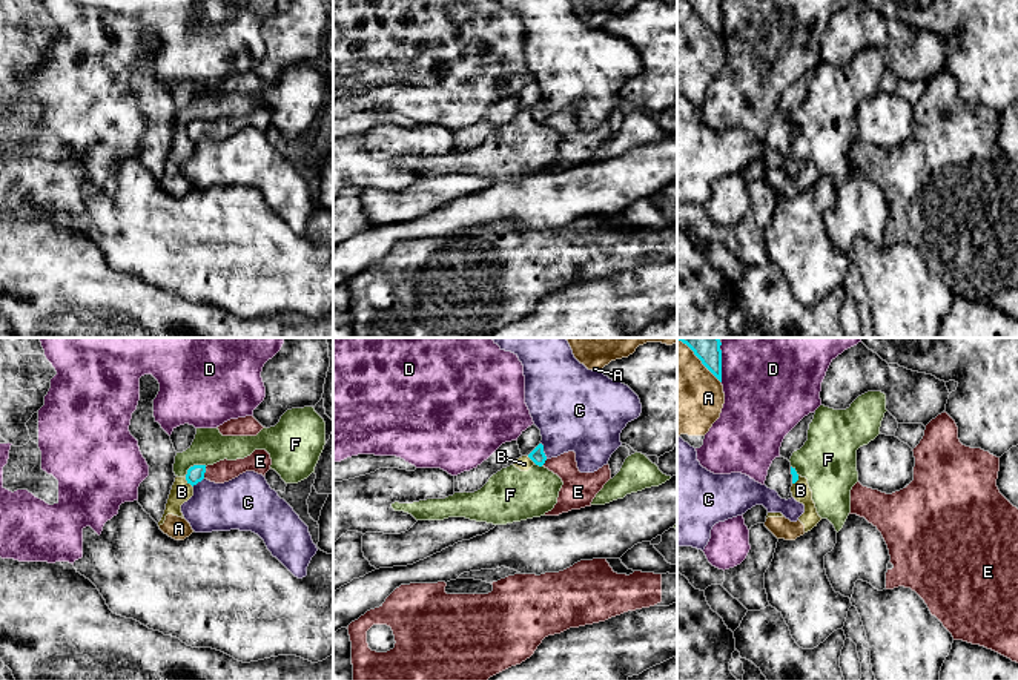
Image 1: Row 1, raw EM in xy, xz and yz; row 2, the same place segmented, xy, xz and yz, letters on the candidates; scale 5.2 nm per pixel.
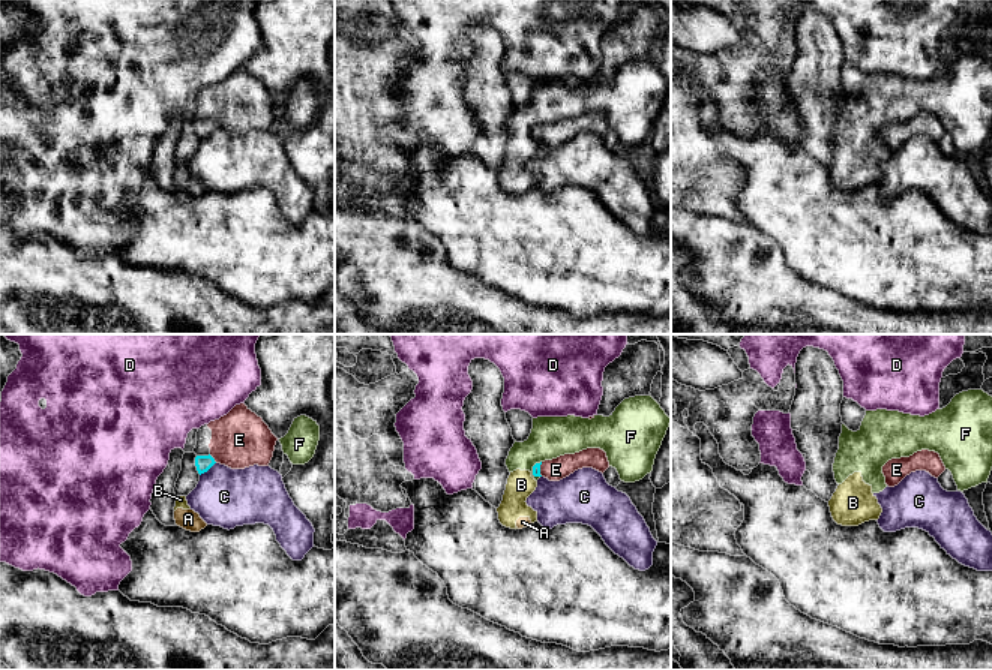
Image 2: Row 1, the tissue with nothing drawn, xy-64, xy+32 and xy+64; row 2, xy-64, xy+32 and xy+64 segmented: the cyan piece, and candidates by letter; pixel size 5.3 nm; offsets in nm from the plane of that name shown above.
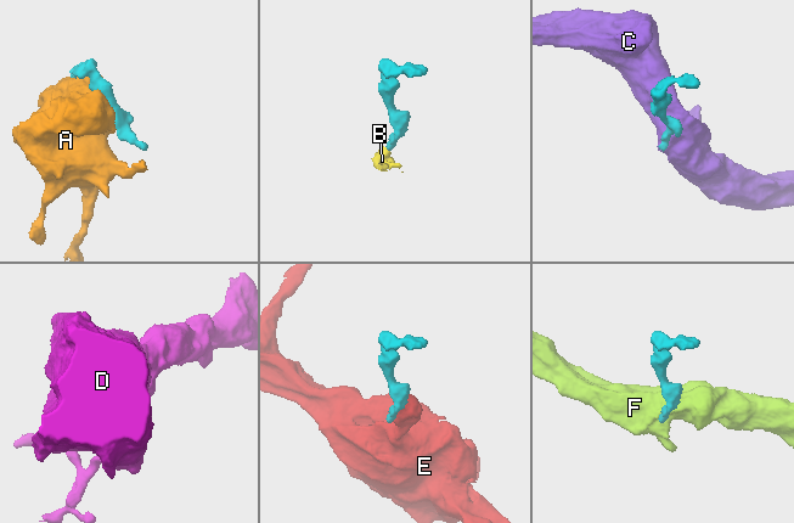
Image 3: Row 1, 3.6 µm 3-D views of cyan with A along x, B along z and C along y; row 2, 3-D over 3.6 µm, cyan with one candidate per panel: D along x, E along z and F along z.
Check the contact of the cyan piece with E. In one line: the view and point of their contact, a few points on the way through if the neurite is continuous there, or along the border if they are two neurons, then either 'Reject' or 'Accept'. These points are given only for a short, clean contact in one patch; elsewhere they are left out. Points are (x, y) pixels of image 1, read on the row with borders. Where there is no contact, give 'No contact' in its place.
Touches cyan at xy (204, 472). Path across: xy (195, 473), (204, 472), (221, 472). Accept

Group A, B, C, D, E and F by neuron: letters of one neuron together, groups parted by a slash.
A B F / C / D / E

